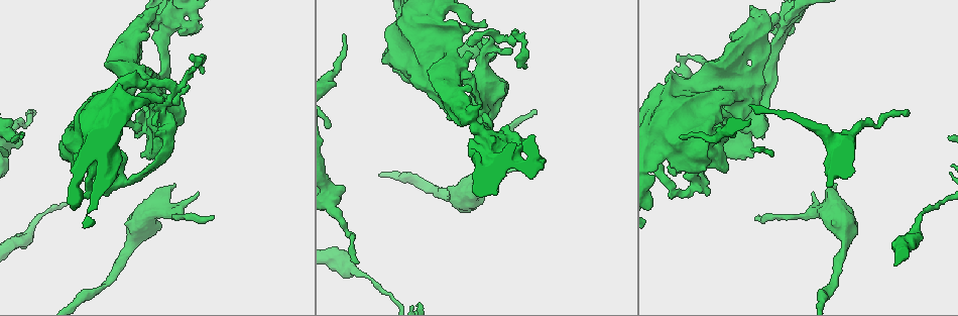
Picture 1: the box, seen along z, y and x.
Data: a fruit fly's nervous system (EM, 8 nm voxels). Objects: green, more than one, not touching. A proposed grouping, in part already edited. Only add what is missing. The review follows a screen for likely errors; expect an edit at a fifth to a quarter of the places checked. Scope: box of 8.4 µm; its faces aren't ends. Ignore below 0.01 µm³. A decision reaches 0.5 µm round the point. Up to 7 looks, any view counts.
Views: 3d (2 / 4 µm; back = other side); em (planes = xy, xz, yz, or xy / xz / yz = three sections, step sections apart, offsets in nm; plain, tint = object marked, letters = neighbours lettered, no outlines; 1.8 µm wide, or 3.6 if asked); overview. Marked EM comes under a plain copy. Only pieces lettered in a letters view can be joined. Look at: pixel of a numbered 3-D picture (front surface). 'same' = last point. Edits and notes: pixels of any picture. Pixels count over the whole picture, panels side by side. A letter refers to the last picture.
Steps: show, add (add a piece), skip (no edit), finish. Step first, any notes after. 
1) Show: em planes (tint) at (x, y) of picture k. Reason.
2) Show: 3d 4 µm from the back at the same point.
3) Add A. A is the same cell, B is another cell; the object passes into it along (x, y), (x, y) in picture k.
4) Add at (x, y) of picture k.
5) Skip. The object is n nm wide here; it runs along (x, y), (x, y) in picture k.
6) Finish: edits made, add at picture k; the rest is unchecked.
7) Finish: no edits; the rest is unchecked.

Show: 3d 2 µm at (356, 264) of picture 1.

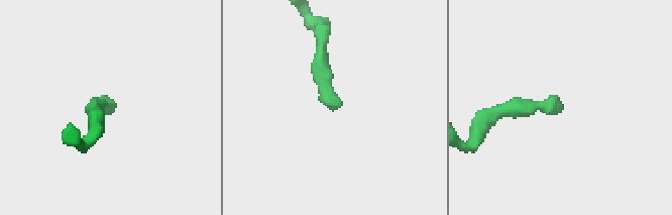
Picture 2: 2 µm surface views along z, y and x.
Show: em planes (letters) at (107, 97) of picture 2.

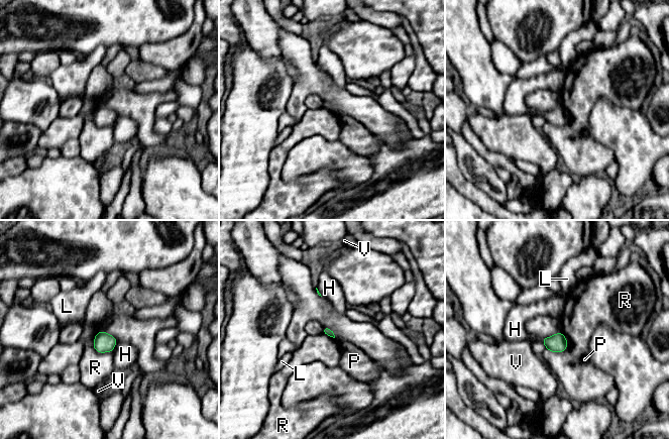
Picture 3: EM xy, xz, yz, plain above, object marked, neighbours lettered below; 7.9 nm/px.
Skip. H, L, P, R and V are other cells; a border runs along (561, 332), (567, 347), (547, 350) in picture 3; none of them fits.

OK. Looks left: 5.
Show: 3d 2 µm from the back at (173, 185) of picture 1. An open end.

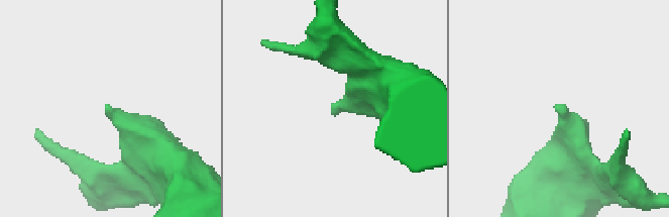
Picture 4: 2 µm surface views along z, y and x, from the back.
Show: em planes (letters) at (332, 111) of picture 4.

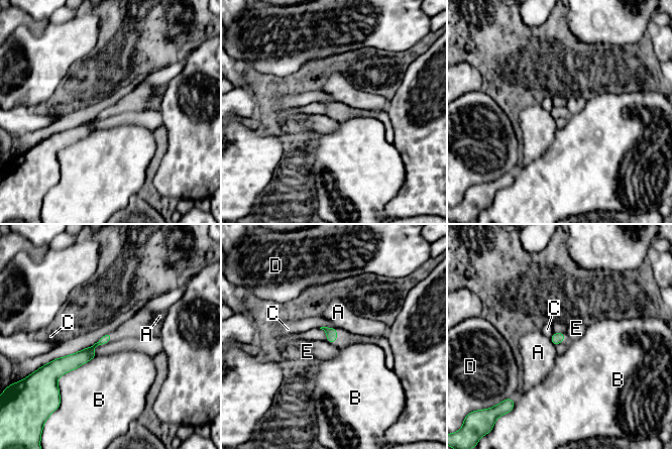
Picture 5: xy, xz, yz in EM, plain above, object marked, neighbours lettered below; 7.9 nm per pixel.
Skip. A, B, C, D and E are other cells; a border runs along (327, 340), (332, 343) in picture 5; none of them fits.

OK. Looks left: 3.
Show: 3d 2 µm at (534, 113) of picture 1. Branch stops here.

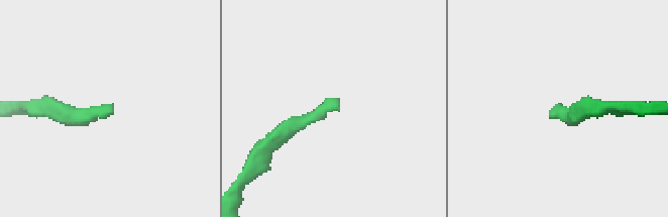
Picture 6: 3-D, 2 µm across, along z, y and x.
Show: em planes (letters) at (111, 104) of picture 6.

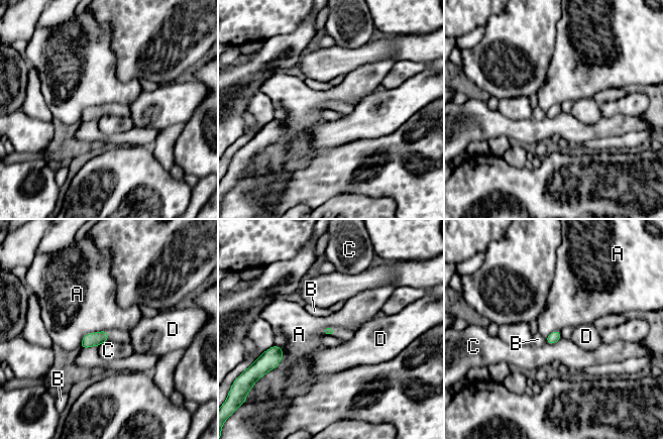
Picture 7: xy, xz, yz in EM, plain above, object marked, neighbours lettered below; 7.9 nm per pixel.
Skip. A, B, C and D are other cells; a border runs along (106, 330), (86, 334), (79, 347) in picture 7; no lettered piece goes on from it.

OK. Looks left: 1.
Finish: no edits; the rest is unchecked.

